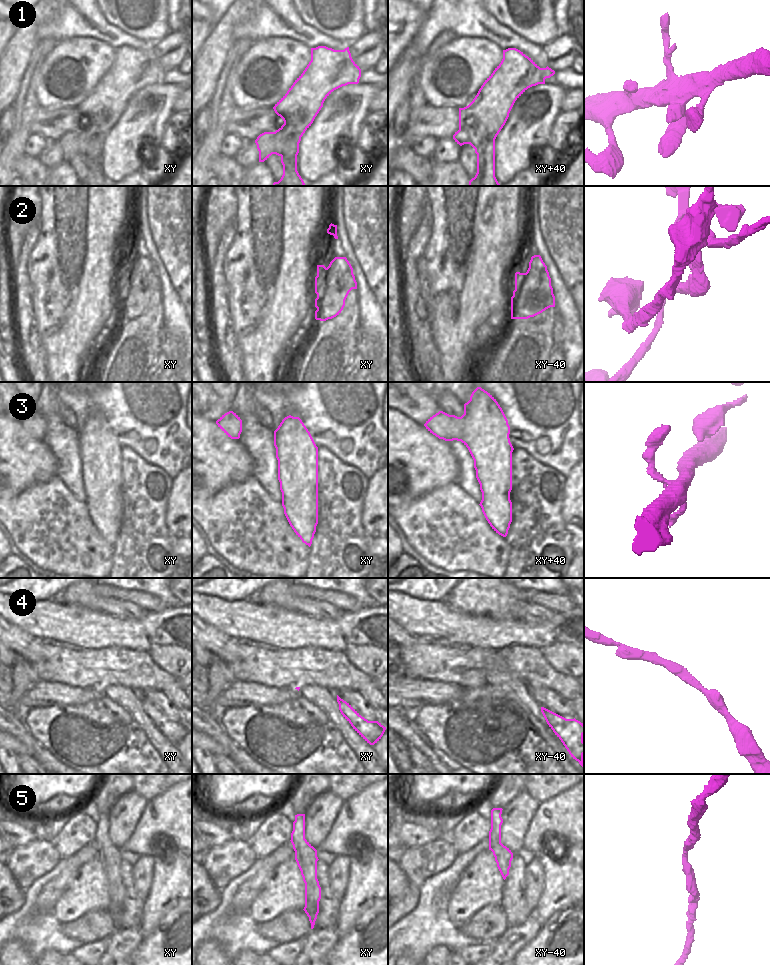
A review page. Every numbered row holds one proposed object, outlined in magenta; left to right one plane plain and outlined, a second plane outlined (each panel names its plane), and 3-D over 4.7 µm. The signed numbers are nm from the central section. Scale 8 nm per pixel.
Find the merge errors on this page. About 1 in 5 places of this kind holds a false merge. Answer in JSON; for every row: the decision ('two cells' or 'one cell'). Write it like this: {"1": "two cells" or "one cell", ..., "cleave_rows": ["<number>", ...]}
{"1": "two cells", "2": "two cells", "3": "one cell", "4": "one cell", "5": "two cells", "cleave_rows": ["1", "2", "5"]}

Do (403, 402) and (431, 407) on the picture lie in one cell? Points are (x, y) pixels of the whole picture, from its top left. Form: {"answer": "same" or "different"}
{"answer": "same"}

